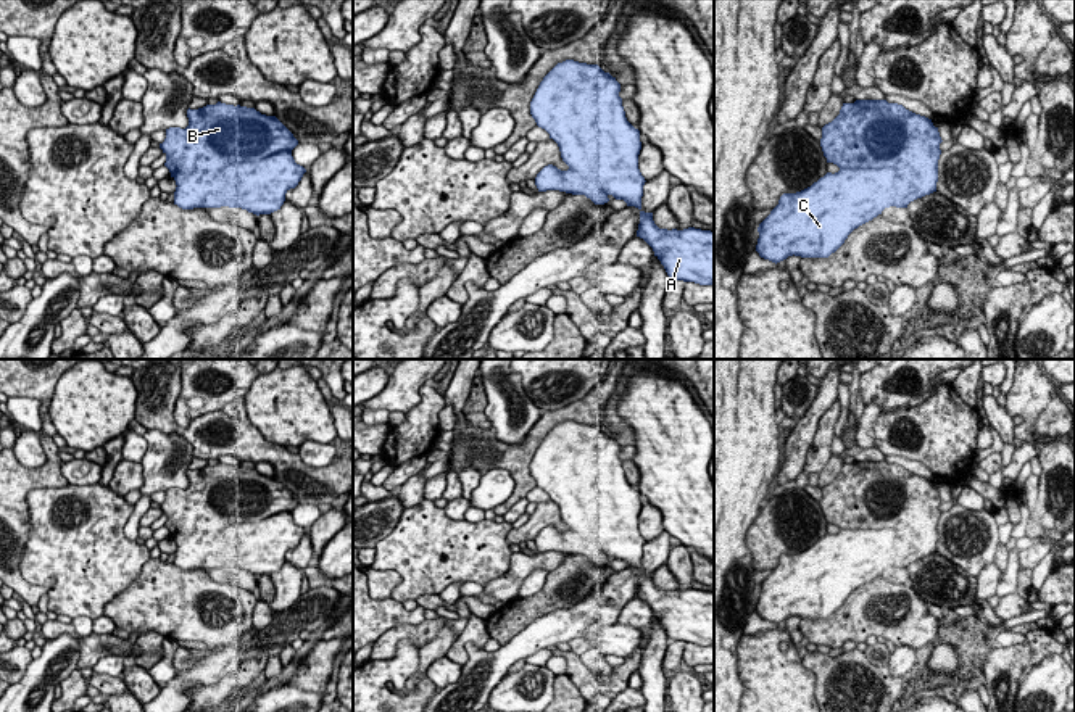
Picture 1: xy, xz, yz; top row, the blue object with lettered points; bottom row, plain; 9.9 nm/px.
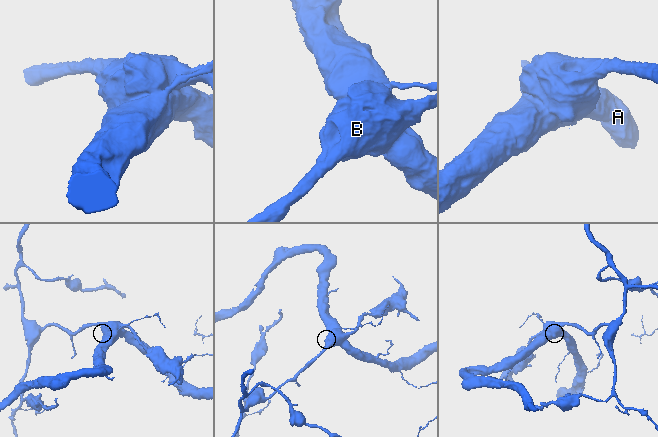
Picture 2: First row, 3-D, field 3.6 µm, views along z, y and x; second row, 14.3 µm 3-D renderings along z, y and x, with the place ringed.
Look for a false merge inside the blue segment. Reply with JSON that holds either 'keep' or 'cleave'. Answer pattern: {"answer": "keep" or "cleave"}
{"answer": "cleave"}

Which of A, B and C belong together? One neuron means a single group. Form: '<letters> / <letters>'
A C / B

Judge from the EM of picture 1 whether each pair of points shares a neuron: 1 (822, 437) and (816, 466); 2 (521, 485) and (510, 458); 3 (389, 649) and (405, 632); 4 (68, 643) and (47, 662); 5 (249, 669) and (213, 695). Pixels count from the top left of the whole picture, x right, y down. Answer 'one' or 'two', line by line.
1: one
2: one
3: one
4: one
5: one

